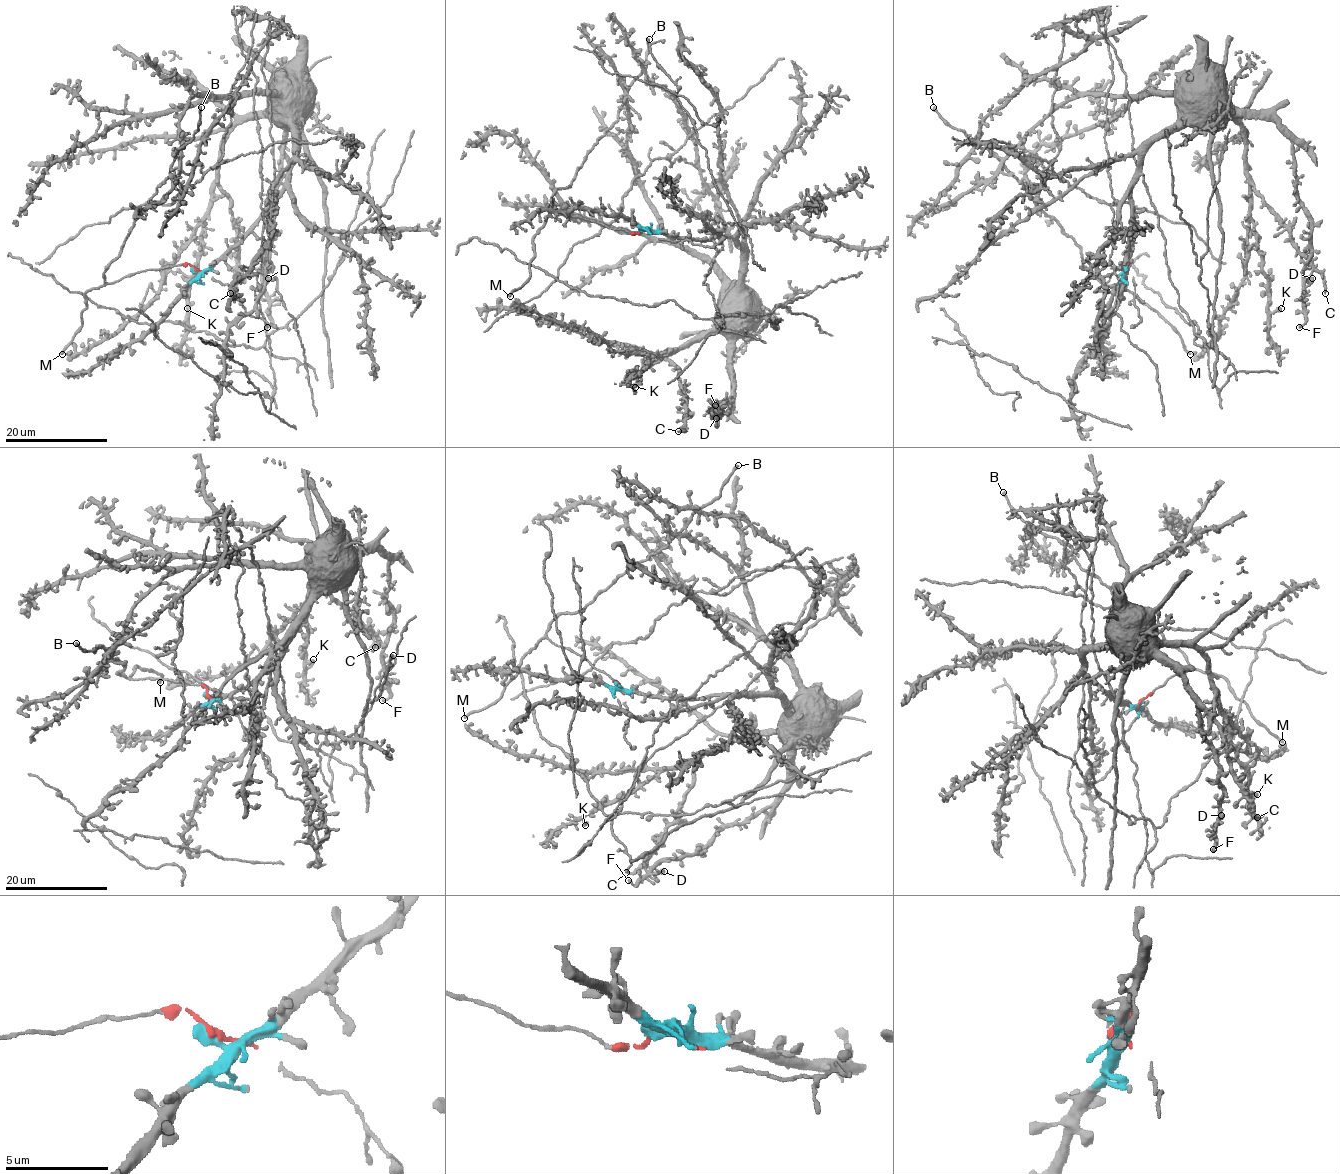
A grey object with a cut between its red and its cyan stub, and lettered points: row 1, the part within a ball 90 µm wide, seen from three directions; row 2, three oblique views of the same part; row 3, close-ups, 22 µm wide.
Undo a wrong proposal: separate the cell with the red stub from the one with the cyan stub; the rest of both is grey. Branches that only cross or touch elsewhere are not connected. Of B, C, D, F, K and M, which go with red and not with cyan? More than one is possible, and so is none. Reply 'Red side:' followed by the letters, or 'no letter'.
Red side: B, M

